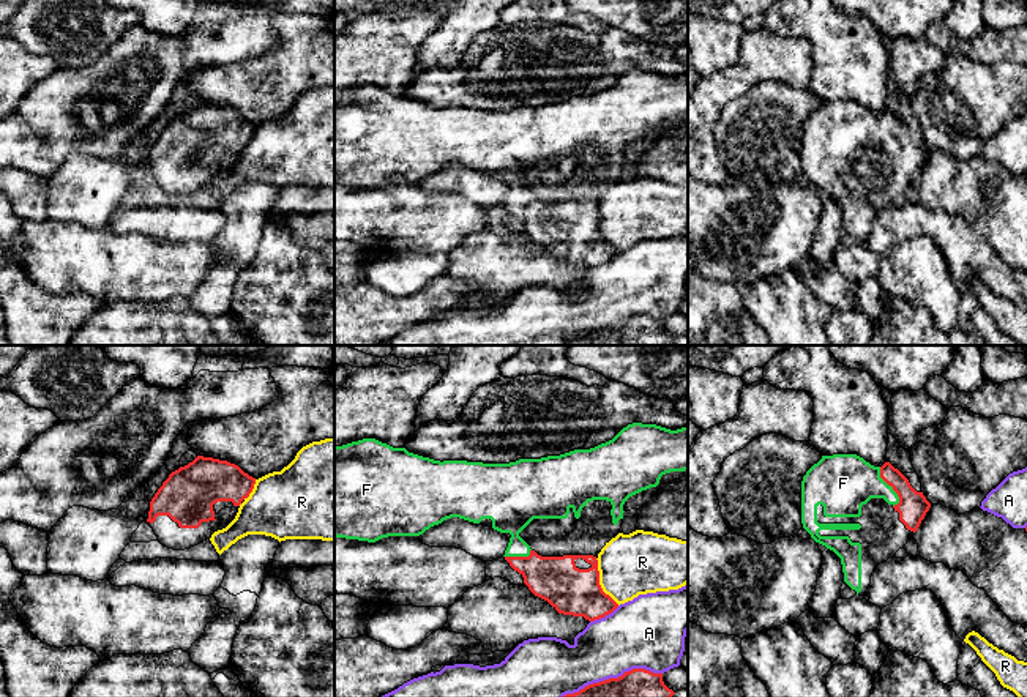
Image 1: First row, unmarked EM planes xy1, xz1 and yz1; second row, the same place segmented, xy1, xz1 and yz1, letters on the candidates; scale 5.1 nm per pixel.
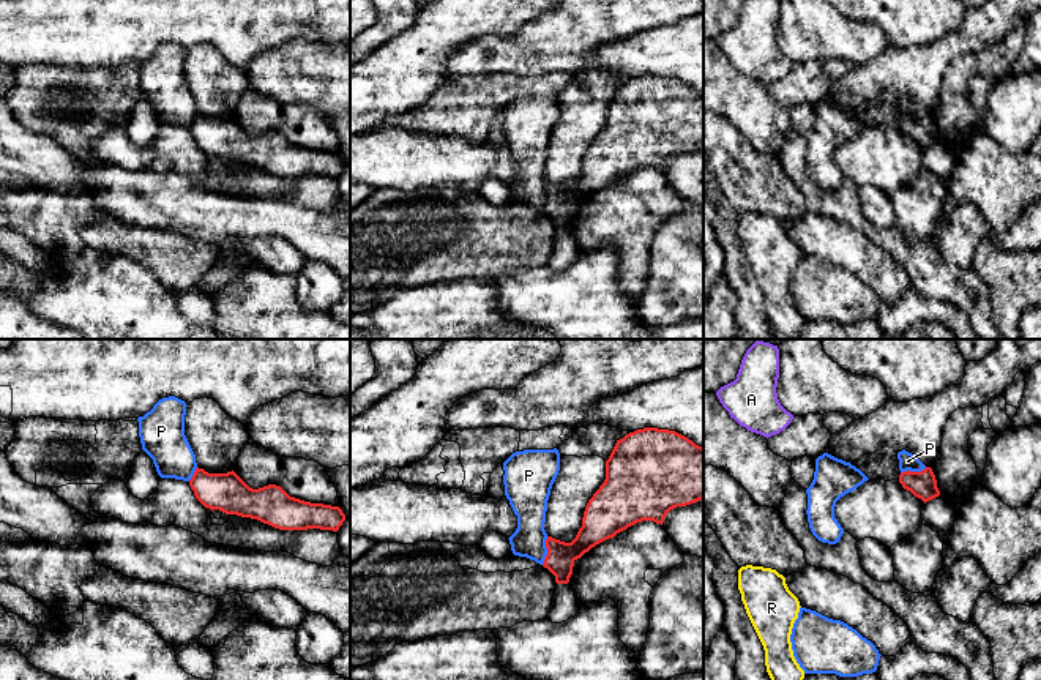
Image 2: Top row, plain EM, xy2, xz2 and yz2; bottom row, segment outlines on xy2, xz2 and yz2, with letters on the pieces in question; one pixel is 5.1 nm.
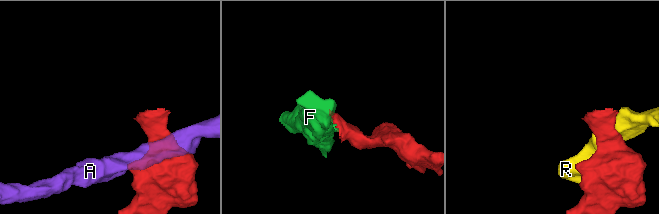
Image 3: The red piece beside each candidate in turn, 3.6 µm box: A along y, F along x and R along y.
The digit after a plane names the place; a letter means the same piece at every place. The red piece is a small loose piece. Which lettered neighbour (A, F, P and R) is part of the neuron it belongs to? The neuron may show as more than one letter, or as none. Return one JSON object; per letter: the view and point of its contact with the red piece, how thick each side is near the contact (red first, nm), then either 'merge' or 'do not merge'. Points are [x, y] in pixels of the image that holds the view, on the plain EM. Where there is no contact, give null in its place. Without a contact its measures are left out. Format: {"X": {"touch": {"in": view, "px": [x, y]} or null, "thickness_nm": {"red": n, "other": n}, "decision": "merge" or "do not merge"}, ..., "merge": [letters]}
{"A": {"touch": {"in": "xz1", "px": [604, 262]}, "thickness_nm": {"red": 240, "other": 380}, "decision": "do not merge"}, "F": {"touch": {"in": "yz1", "px": [892, 133]}, "thickness_nm": {"red": 150, "other": 300}, "decision": "merge"}, "P": {"touch": {"in": "xz2", "px": [548, 198]}, "thickness_nm": {"red": 150, "other": 170}, "decision": "do not merge"}, "R": {"touch": {"in": "xz1", "px": [598, 229]}, "thickness_nm": {"red": 240, "other": 320}, "decision": "do not merge"}, "merge": ["F"]}

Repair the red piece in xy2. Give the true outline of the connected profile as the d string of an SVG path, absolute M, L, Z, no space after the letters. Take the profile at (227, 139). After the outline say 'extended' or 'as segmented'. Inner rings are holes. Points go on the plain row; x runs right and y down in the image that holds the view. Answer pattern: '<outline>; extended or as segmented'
M196 115L189 133L205 153L226 161L257 166L279 177L333 177L338 178L345 161L339 153L311 150L290 144L281 133L249 134L233 117L208 120Z; as segmented

